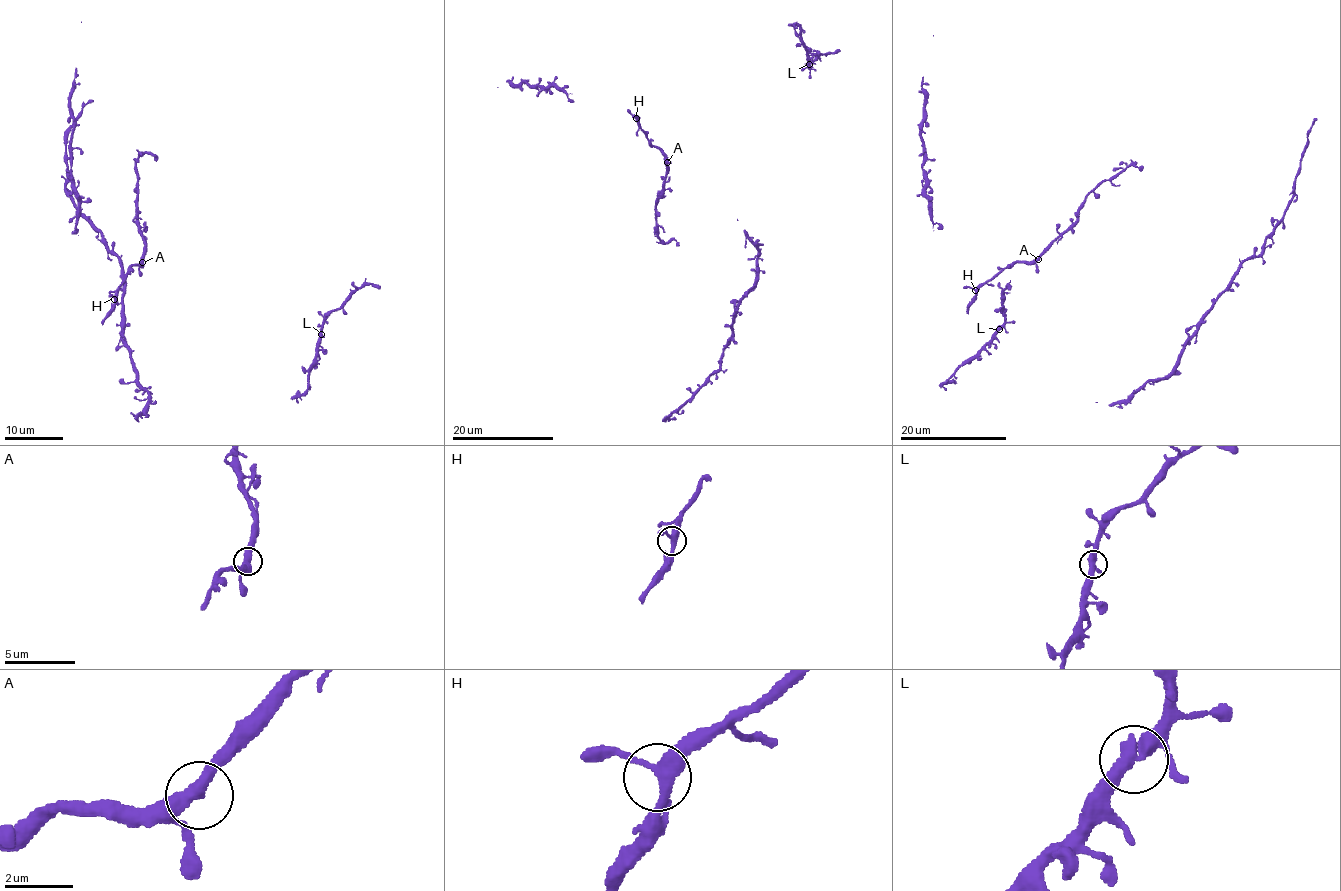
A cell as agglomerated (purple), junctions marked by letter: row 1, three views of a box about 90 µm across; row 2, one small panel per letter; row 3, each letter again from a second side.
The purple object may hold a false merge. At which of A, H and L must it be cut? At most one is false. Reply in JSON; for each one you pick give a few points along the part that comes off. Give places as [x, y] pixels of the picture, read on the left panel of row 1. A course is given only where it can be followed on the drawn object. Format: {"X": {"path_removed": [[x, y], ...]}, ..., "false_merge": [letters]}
{"false_merge": []}

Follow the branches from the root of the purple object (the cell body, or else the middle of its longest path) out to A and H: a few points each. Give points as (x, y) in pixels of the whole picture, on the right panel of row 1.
A: (1142, 170), (1132, 163), (1103, 181), (1086, 197), (1078, 218), (1038, 259)
H: (1142, 170), (1132, 163), (1105, 180), (1086, 197), (1078, 218), (1047, 250), (1029, 262), (1013, 262), (975, 290)

